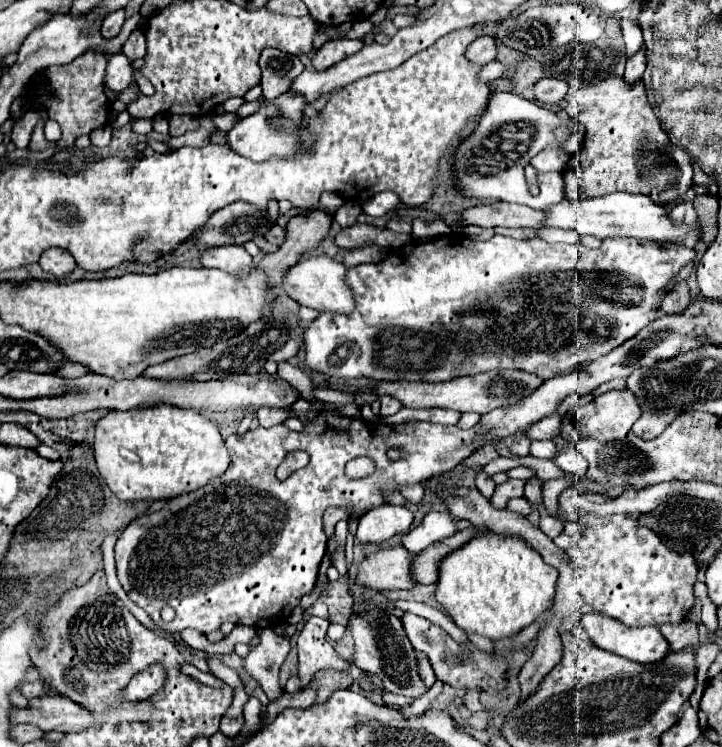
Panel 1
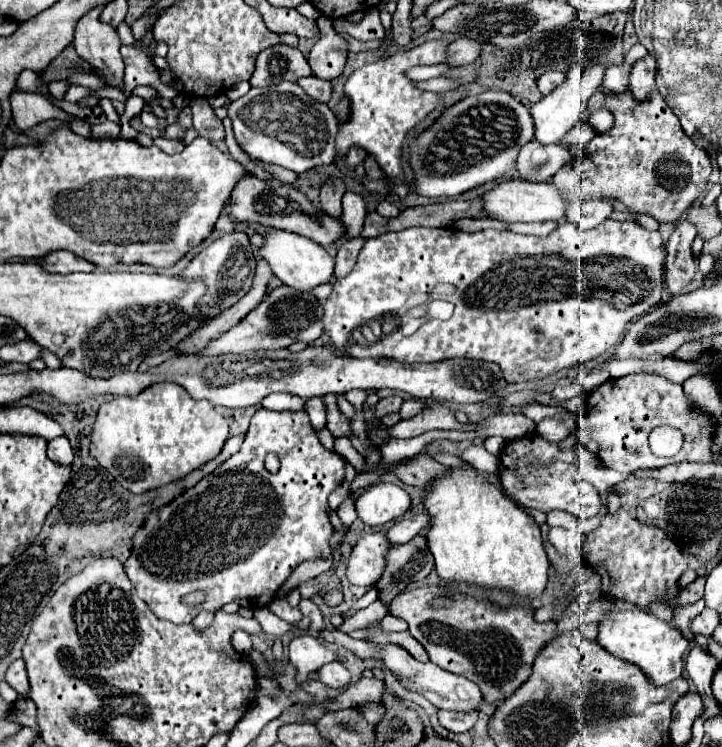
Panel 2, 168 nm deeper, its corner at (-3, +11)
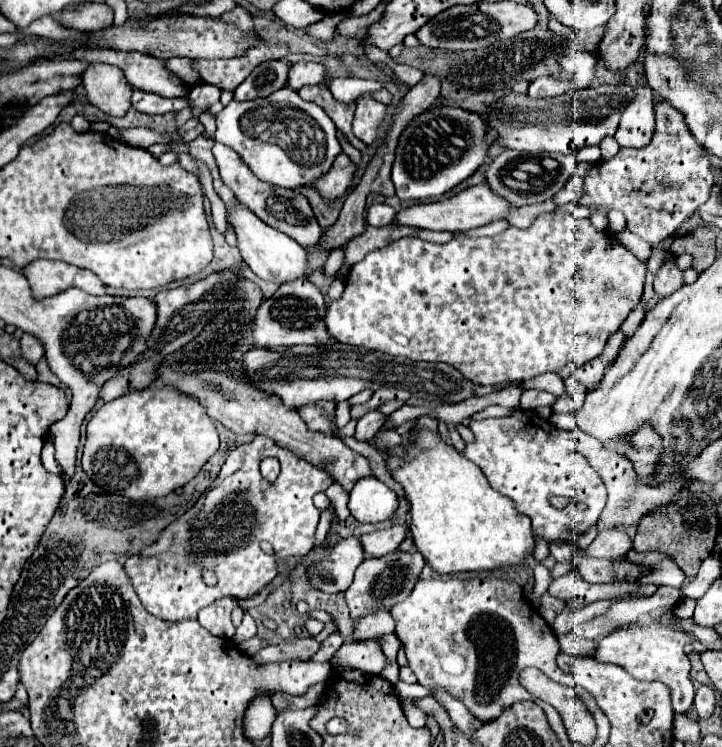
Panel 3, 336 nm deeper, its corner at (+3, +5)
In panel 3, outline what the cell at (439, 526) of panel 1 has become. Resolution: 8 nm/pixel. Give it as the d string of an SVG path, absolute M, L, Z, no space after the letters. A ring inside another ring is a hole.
M391 525L385 529L377 529L373 533L361 535L361 545L367 557L381 557L399 547L399 543L407 537L407 531L403 525Z

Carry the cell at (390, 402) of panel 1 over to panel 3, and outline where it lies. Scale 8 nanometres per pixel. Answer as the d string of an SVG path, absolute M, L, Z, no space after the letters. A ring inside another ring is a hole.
M369 411L365 413L359 421L357 421L357 429L355 429L355 439L357 441L369 441L385 423L385 415L379 411Z

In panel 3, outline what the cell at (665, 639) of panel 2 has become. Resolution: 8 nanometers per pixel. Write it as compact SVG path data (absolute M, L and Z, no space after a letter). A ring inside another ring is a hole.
M653 621L651 625L629 625L623 629L613 631L605 639L599 641L595 659L603 663L615 663L623 665L635 679L641 681L661 681L671 689L671 699L673 699L673 709L675 711L689 711L693 705L695 689L691 683L691 661L683 653L683 647L691 643L691 639L685 633L673 631L669 627L663 627L659 621Z

